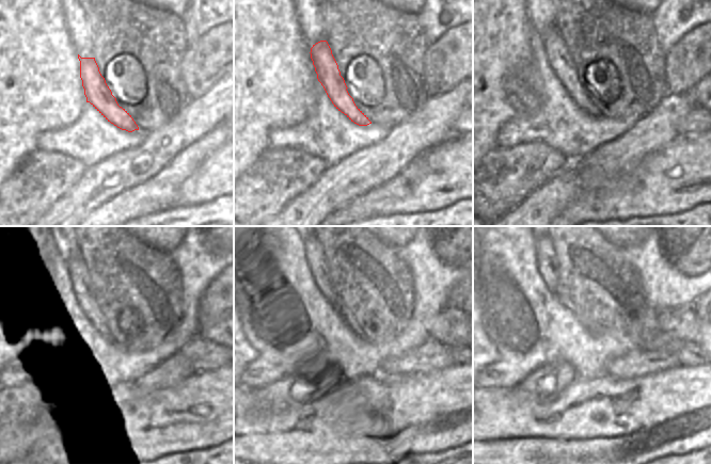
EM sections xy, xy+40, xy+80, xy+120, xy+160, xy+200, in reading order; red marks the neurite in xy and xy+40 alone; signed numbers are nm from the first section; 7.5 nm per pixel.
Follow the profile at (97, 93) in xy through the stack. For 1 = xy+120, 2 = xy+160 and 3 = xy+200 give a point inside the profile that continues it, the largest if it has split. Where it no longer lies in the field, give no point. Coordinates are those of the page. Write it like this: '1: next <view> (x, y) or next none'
1: next xy+120 (76, 274)
2: next xy+160 (313, 251)
3: next xy+200 (547, 260)

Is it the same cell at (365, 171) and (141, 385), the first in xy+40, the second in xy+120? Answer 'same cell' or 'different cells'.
same cell

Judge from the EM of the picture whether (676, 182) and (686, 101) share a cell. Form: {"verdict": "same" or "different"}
{"verdict": "different"}

